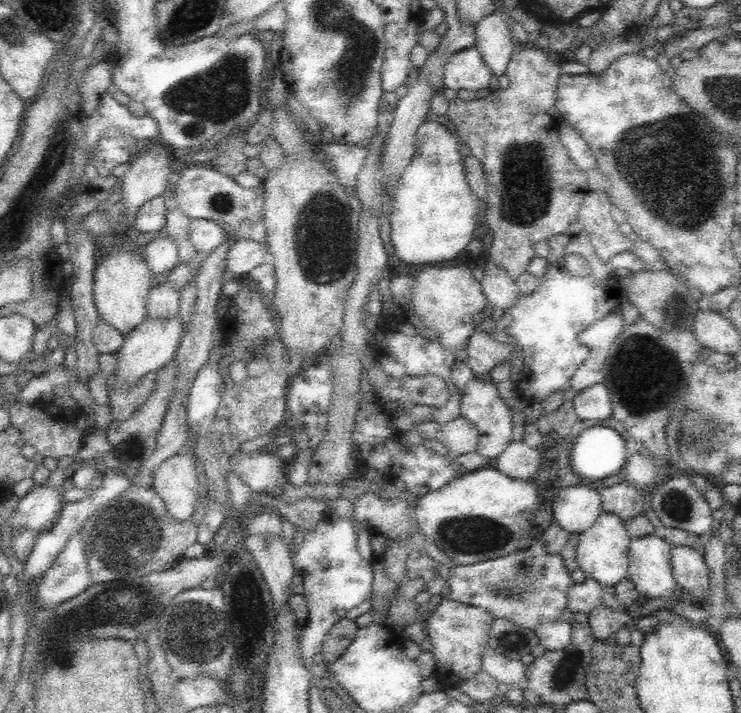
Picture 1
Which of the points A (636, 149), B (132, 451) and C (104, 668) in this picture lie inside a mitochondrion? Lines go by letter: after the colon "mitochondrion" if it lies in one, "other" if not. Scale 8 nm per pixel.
A: mitochondrion
B: other
C: other

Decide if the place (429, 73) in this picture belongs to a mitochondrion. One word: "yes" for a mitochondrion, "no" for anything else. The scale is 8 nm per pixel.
no

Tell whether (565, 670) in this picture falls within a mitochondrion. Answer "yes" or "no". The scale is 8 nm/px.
yes

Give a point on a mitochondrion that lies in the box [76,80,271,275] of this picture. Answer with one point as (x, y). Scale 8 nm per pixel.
(220, 202)

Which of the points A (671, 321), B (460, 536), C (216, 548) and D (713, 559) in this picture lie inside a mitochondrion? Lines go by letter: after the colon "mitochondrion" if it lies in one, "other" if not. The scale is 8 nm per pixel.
A: mitochondrion
B: mitochondrion
C: other
D: other

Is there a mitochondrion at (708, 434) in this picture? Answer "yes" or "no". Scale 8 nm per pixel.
yes

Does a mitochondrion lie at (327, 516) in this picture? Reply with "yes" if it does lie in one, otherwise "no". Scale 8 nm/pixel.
no

